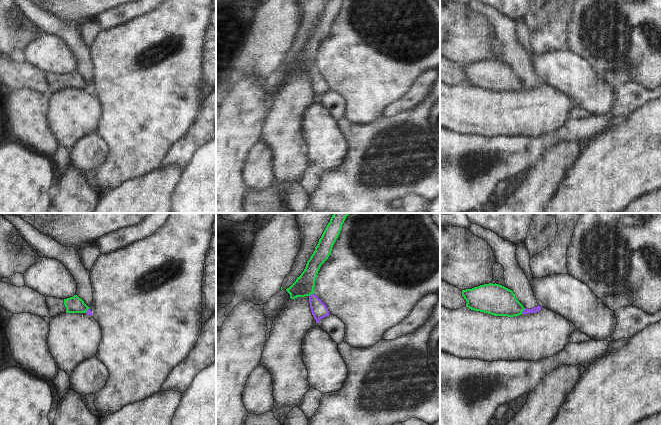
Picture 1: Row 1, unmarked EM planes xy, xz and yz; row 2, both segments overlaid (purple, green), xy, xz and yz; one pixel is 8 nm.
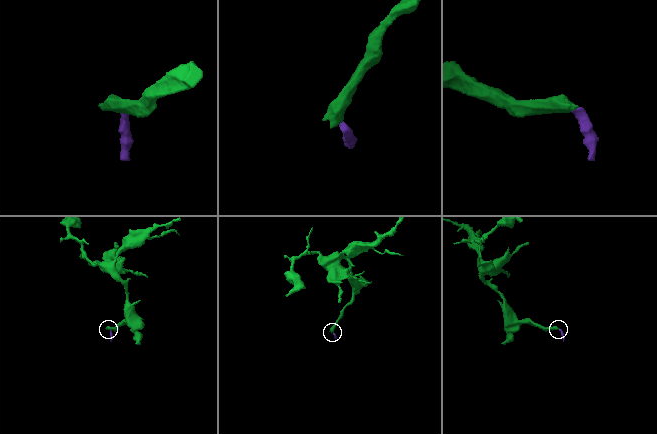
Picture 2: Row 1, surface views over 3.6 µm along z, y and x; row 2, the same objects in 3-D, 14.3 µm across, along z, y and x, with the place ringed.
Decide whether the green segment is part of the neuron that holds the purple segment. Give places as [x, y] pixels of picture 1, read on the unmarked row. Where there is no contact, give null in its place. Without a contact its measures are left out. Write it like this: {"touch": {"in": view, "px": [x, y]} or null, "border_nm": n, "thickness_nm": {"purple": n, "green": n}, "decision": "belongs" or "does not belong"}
{"touch": {"in": "yz", "px": [522, 87]}, "border_nm": 60, "thickness_nm": {"purple": 50, "green": 240}, "decision": "does not belong"}

